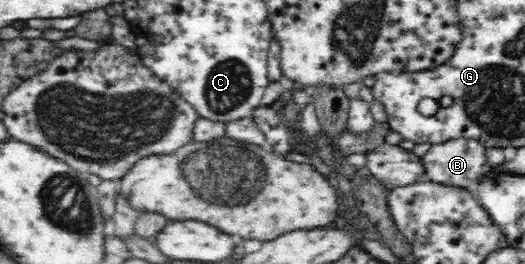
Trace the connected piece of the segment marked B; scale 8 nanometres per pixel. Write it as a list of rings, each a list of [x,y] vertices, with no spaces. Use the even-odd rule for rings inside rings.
[[[449,138],[445,142],[432,144],[421,156],[424,180],[433,181],[445,186],[472,189],[477,180],[489,172],[489,162],[485,156],[486,146],[474,138]]]

